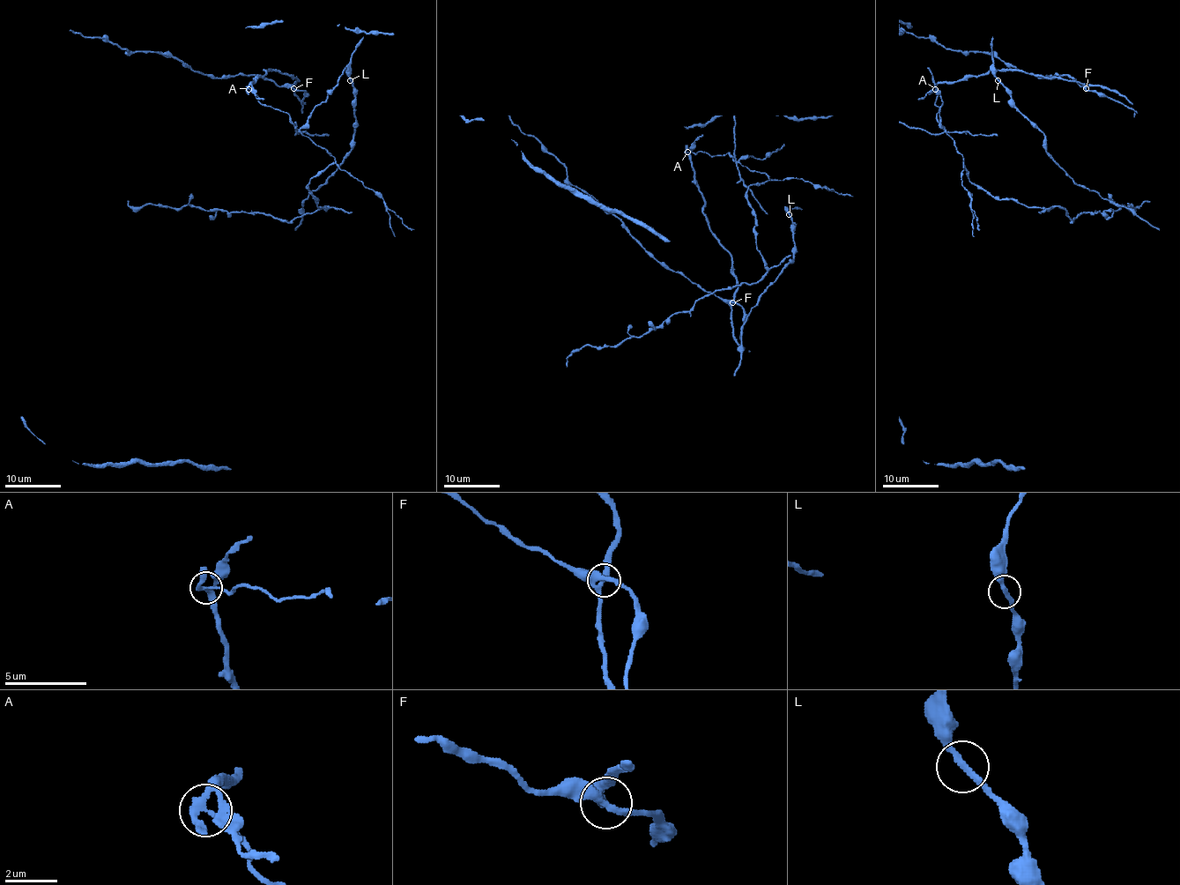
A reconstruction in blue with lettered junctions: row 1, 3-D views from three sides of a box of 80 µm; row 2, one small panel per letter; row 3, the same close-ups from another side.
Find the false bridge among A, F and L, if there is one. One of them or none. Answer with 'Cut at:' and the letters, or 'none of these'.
Cut at: A

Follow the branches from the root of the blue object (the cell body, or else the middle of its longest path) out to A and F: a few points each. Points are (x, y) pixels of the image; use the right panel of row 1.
A: (985, 191), (968, 178), (962, 156), (937, 119), (936, 88)
F: (985, 191), (968, 178), (962, 156), (937, 119), (936, 85), (990, 70), (1023, 70), (1075, 80), (1086, 88)

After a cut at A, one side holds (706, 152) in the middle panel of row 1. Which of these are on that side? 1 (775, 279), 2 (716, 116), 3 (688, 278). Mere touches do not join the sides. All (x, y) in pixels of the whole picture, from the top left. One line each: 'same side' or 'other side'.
1: other side
2: other side
3: other side

